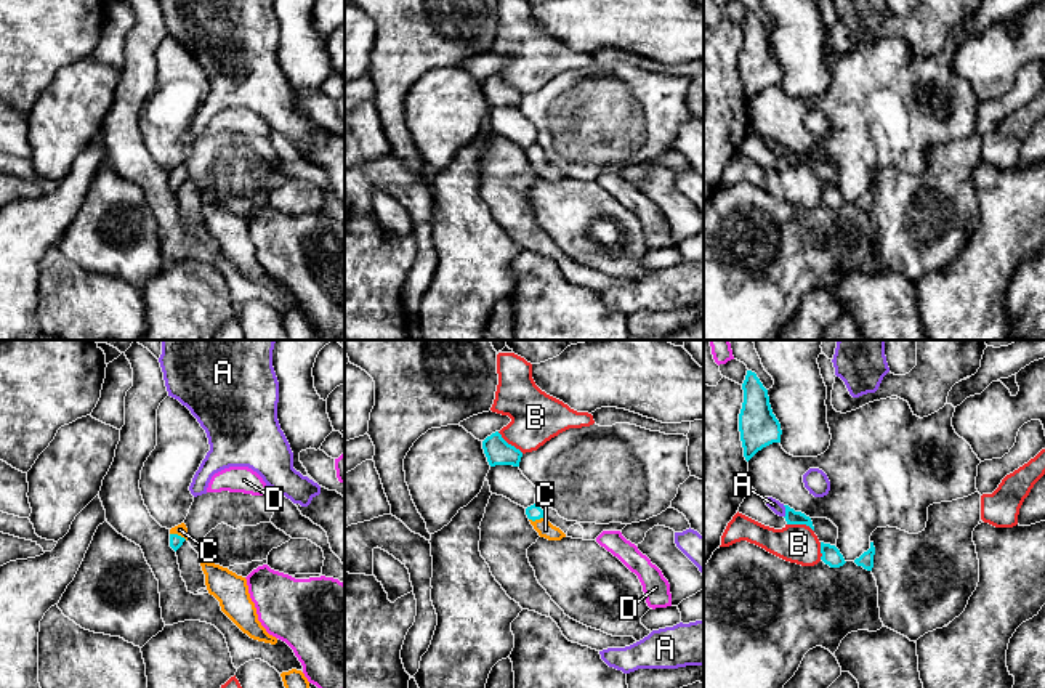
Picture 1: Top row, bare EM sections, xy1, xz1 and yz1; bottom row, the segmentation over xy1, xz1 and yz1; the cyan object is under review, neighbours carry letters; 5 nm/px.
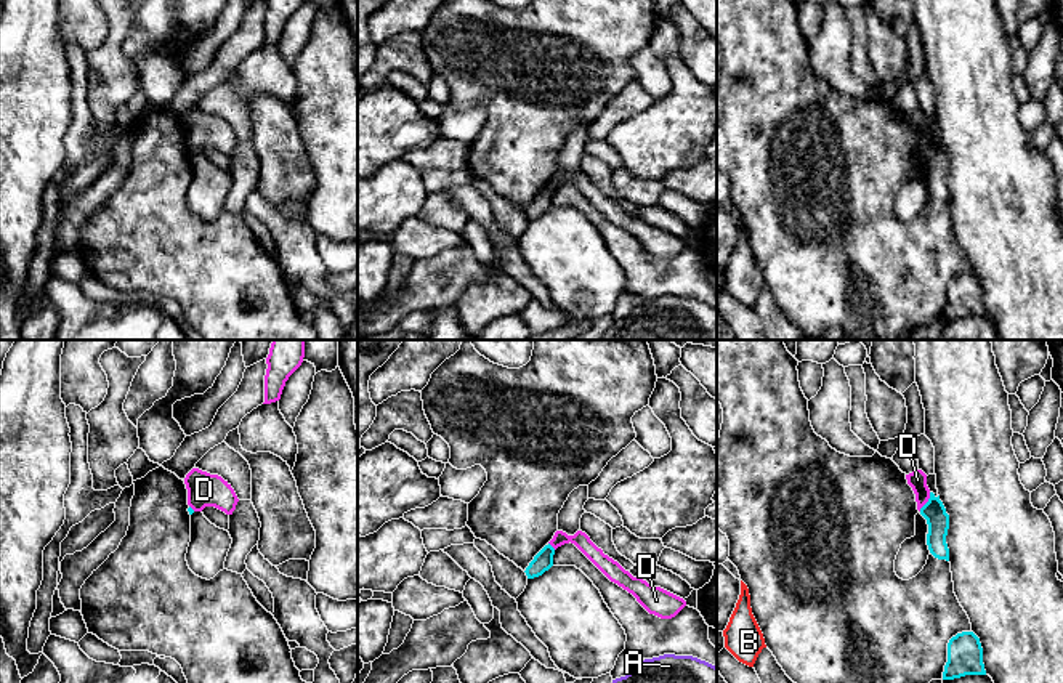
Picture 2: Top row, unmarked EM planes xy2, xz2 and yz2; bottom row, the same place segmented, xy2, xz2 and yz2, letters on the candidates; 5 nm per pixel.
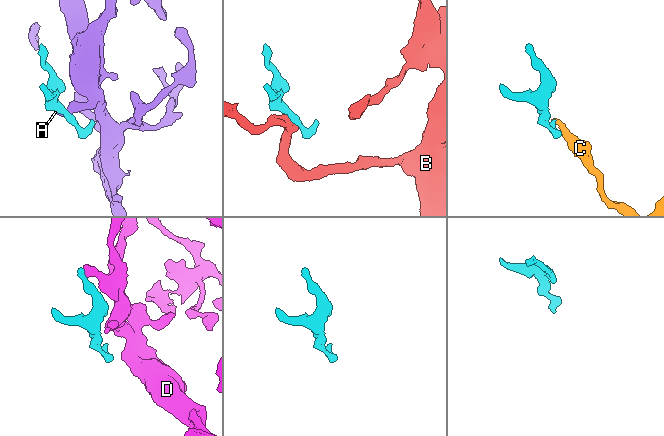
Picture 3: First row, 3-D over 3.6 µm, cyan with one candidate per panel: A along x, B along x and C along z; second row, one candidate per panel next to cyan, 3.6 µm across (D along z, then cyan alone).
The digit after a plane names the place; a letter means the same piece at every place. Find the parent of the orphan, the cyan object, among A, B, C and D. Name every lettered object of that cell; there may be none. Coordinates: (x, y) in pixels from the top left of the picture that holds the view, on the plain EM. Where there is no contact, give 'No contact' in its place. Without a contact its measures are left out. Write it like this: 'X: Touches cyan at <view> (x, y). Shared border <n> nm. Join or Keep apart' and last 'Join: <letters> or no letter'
A: Touches cyan at yz1 (786, 153). Shared border 60 nm. Keep apart
B: Touches cyan at xz1 (510, 85). Shared border 170 nm. Keep apart
C: Touches cyan at xy1 (177, 175). Shared border 90 nm. Join
D: Touches cyan at yz2 (927, 143). Shared border 110 nm. Keep apart
Join: C

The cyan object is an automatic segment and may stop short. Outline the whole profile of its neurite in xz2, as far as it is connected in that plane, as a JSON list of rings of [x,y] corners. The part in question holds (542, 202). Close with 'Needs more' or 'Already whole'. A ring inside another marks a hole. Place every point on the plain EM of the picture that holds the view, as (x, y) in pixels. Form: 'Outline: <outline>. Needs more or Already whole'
Outline: [[[550,184],[545,186],[526,208],[524,213],[527,220],[539,218],[545,212],[548,212],[553,207],[553,196],[555,196],[555,189]]]. Already whole

